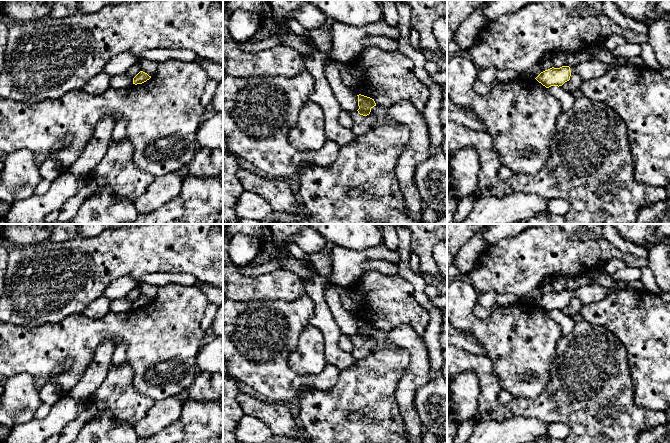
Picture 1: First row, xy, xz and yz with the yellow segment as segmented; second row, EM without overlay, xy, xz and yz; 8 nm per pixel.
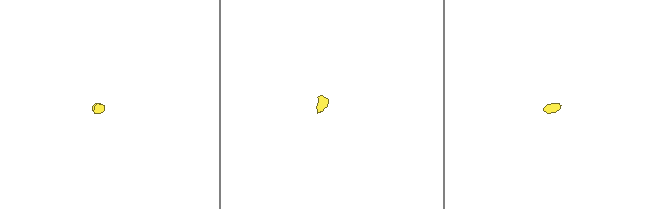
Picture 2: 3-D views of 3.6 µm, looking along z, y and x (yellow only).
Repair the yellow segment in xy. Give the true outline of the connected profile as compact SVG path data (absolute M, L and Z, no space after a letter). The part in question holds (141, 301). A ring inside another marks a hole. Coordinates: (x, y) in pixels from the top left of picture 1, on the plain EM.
M140 295L134 302L133 302L133 308L142 308L149 304L151 300L149 300L147 297Z

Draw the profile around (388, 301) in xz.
M365 271L349 286L349 294L357 309L352 315L372 322L377 330L389 332L399 325L411 326L418 335L424 335L430 314L414 297L413 286L398 274L389 275L377 271Z

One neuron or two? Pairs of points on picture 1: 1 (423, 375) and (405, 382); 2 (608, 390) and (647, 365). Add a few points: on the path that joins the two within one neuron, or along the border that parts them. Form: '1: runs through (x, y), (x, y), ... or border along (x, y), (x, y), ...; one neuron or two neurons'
1: runs through (419, 375), (416, 375), (409, 382); one neuron
2: border along (626, 353), (634, 399); two neurons

